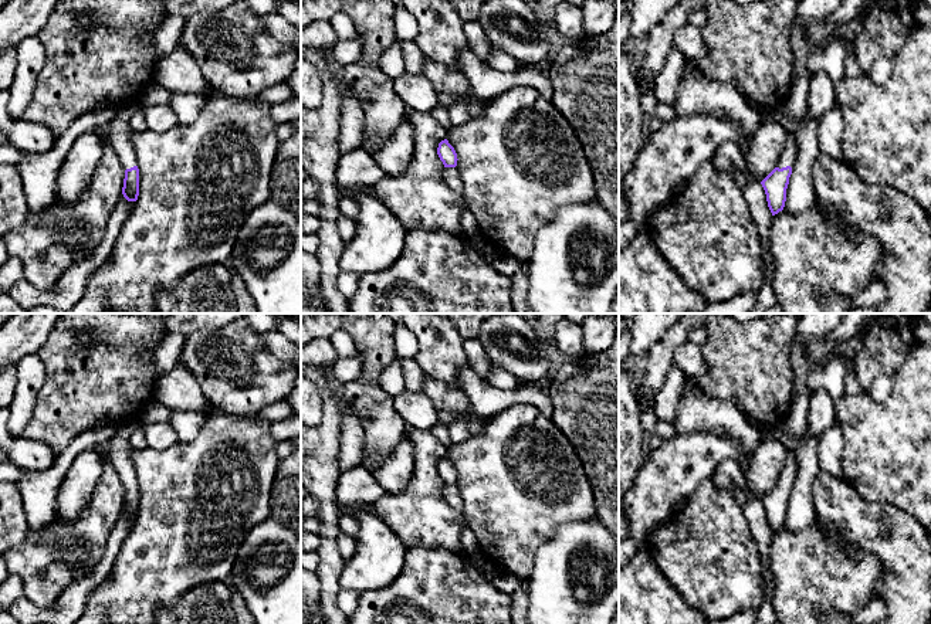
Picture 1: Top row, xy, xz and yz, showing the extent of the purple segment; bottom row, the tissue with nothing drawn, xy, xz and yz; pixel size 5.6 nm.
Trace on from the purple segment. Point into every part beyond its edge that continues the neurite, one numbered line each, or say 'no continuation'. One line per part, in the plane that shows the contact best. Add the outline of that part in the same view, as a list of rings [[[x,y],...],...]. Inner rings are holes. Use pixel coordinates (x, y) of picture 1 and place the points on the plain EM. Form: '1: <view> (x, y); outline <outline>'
1: yz (789, 470); outline [[[786,448],[786,462],[782,468],[778,485],[793,485],[798,472],[796,452],[792,448]]]

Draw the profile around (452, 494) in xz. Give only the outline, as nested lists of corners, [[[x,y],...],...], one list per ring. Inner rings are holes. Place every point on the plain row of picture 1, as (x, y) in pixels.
[[[444,485],[443,495],[444,495],[446,502],[451,508],[460,512],[463,511],[464,503],[461,499],[460,489],[456,485]]]

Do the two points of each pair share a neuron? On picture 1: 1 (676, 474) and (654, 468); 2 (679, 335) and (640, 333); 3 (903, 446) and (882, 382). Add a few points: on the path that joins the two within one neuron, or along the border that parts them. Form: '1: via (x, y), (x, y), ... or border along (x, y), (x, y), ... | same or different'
1: via (670, 474), (660, 472) | same
2: border along (670, 328), (653, 345), (645, 360) | different
3: border along (894, 377), (891, 393), (882, 402), (865, 392) | different

